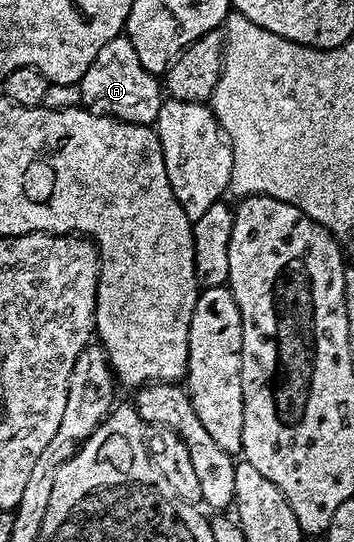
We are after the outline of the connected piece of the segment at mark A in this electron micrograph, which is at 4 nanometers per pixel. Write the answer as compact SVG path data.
M123 34L111 38L111 42L95 54L95 62L87 66L87 74L83 74L80 85L81 104L88 111L125 120L128 124L152 125L163 103L162 81L154 73L143 70L135 46L131 46Z

